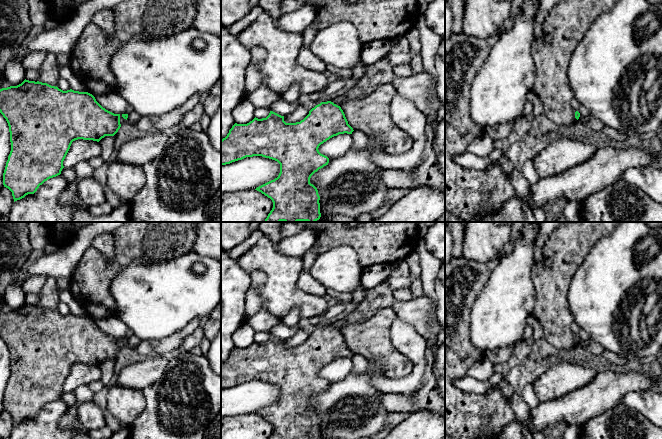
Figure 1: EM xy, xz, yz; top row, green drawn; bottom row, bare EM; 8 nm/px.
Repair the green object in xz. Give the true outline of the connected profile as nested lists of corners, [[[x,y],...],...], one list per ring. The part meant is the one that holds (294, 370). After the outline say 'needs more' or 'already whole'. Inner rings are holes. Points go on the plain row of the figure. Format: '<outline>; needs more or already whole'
[[[331,325],[321,326],[316,329],[303,344],[296,347],[286,347],[284,340],[270,335],[266,342],[258,343],[255,341],[247,348],[235,347],[232,350],[227,360],[221,364],[221,389],[253,380],[262,380],[275,384],[280,388],[278,401],[255,413],[272,424],[273,432],[268,439],[321,439],[320,420],[317,412],[310,407],[310,402],[319,393],[328,389],[329,382],[321,378],[318,372],[334,360],[344,357],[352,358],[353,355],[341,331]]]; already whole

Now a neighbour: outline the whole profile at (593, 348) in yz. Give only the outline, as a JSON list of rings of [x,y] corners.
[[[580,339],[578,345],[582,349],[587,351],[589,354],[595,355],[595,356],[601,356],[604,351],[604,348],[599,343],[597,343],[595,341],[586,342],[582,339]]]

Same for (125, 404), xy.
[[[115,384],[107,394],[106,410],[120,424],[129,427],[145,408],[142,390]]]

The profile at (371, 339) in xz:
[[[384,307],[367,321],[340,330],[353,354],[381,364],[385,377],[390,379],[406,377],[413,370],[413,363],[394,347],[390,338],[390,327],[396,318],[392,307]]]

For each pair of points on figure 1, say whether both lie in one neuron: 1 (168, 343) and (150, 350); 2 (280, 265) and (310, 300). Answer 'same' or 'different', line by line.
1: same
2: same

